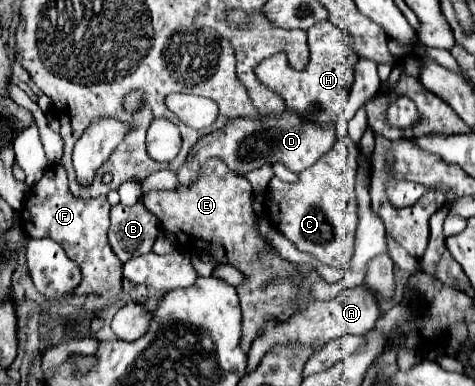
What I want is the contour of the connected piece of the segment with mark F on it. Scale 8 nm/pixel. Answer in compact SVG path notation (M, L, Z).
M61 164L49 166L45 176L31 188L25 208L21 210L21 222L25 224L25 232L31 238L51 238L59 242L67 256L79 264L83 280L71 292L73 296L123 296L123 276L121 276L121 260L113 256L109 248L107 232L109 232L109 200L107 196L97 198L77 198L69 192L67 172Z

